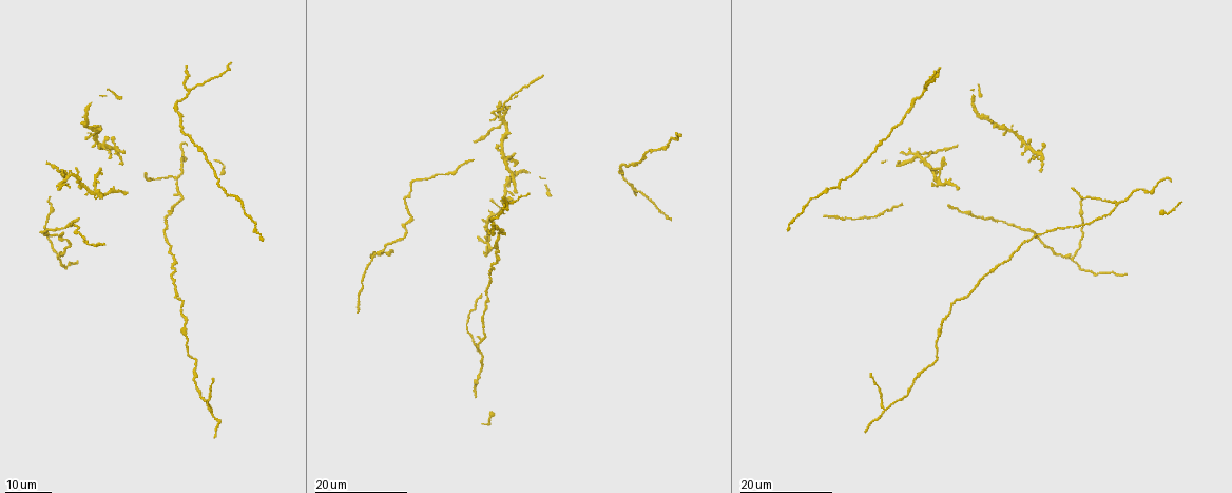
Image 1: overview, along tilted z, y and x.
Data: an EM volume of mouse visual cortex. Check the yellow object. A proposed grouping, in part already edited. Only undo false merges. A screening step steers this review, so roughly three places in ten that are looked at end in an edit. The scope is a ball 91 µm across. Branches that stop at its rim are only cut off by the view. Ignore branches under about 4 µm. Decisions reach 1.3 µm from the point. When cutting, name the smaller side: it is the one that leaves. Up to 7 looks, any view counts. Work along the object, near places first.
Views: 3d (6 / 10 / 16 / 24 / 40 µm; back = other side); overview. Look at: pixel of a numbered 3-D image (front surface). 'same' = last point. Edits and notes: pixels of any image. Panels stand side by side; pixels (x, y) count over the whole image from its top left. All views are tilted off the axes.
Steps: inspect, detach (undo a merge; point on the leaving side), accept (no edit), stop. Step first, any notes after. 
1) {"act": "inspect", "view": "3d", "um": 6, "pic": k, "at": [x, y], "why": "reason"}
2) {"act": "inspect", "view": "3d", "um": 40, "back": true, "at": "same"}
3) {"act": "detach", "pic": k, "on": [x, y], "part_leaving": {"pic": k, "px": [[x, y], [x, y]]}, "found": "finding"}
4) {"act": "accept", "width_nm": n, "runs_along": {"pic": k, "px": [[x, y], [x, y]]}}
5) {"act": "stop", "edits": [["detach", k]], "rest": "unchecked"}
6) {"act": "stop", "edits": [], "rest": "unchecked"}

{"act": "inspect", "view": "3d", "um": 24, "pic": 1, "at": [882, 411], "why": "arms part here"}

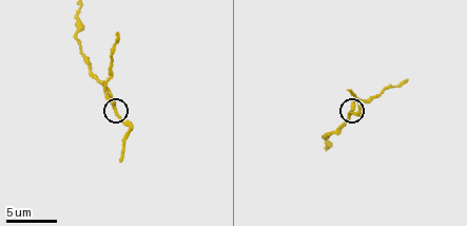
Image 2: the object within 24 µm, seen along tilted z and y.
{"act": "inspect", "view": "3d", "um": 6, "pic": 2, "at": [113, 107], "why": "closer look"}

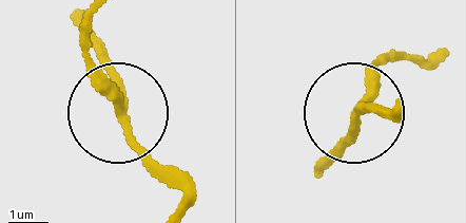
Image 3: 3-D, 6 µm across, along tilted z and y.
{"act": "detach", "pic": 3, "on": [86, 74], "side_arm_um": 8, "part_leaving": {"pic": 3, "px": [[125, 115], [91, 61], [88, 13]]}, "found": "a second neuron is stuck on"}

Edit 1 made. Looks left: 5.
{"act": "inspect", "view": "overview"}

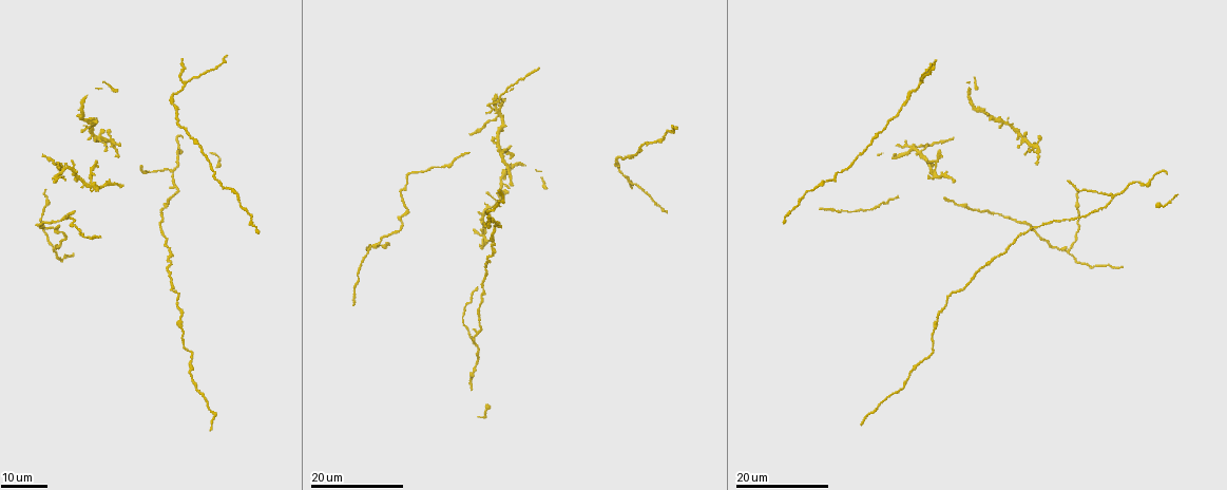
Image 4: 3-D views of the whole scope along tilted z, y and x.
{"act": "inspect", "view": "3d", "um": 24, "pic": 4, "at": [1061, 249], "why": "thick turns thin"}

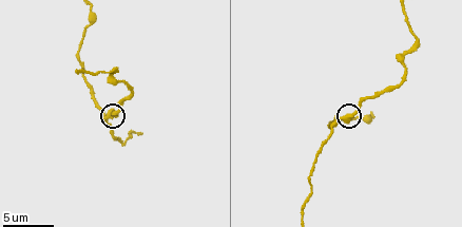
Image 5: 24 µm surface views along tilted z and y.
{"act": "inspect", "view": "3d", "um": 10, "pic": 5, "at": [352, 114]}

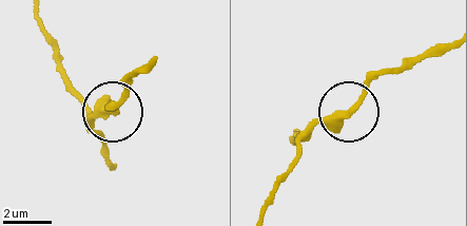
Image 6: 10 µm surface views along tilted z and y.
{"act": "inspect", "view": "3d", "um": 6, "pic": 6, "at": [349, 113]}

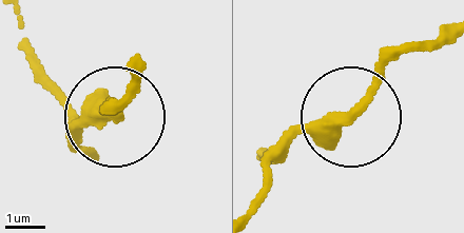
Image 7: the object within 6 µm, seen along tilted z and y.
{"act": "accept", "runs_along": {"pic": 7, "px": [[449, 33], [395, 61], [360, 111], [312, 121], [272, 154]]}, "found": "continuous, no second neuron"}

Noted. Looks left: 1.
{"act": "stop", "edits": [["detach", 3]], "rest": "unchecked"}

